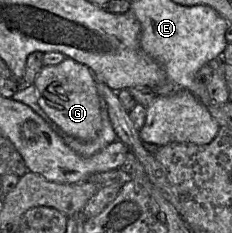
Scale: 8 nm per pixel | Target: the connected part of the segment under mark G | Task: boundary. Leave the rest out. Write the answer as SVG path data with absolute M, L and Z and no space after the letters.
M65 58L57 65L43 65L33 85L37 90L38 105L47 116L67 135L88 142L97 137L102 126L97 82L98 80L86 65Z

